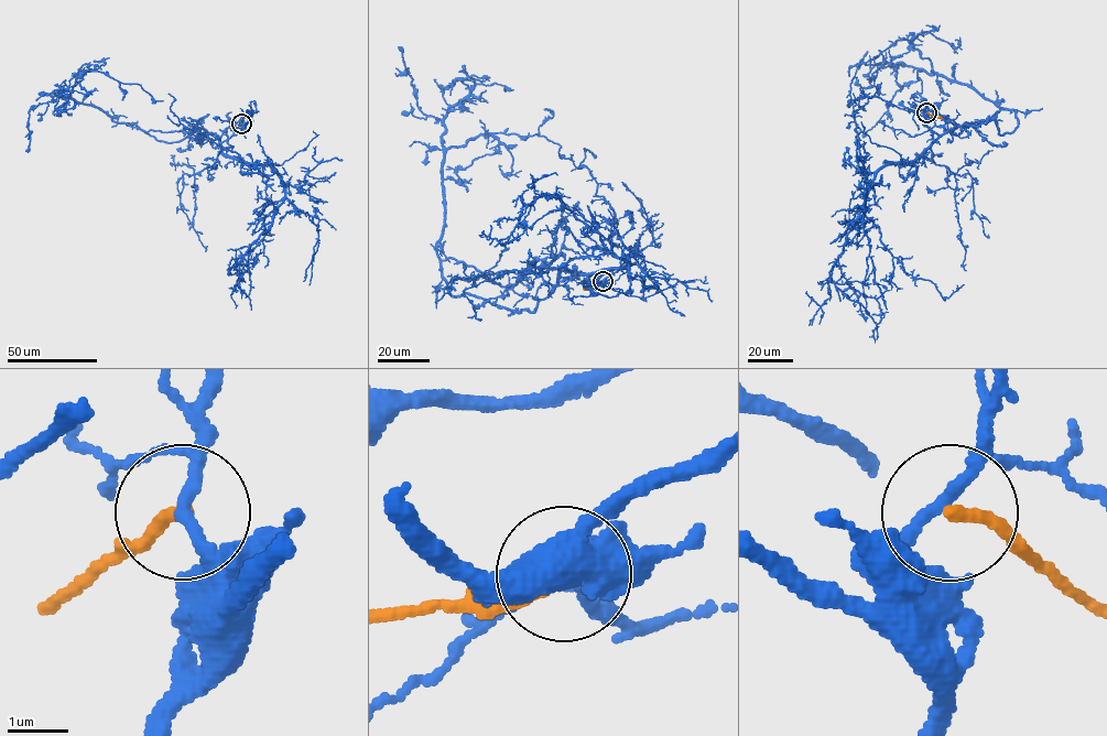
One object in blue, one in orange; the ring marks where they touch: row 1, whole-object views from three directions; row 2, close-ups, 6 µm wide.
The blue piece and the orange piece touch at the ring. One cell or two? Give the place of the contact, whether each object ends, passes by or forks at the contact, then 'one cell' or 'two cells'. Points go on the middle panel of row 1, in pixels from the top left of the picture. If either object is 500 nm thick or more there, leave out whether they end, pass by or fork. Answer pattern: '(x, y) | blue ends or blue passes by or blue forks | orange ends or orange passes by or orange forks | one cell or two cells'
(603, 281) | blue forks | orange ends | two cells

